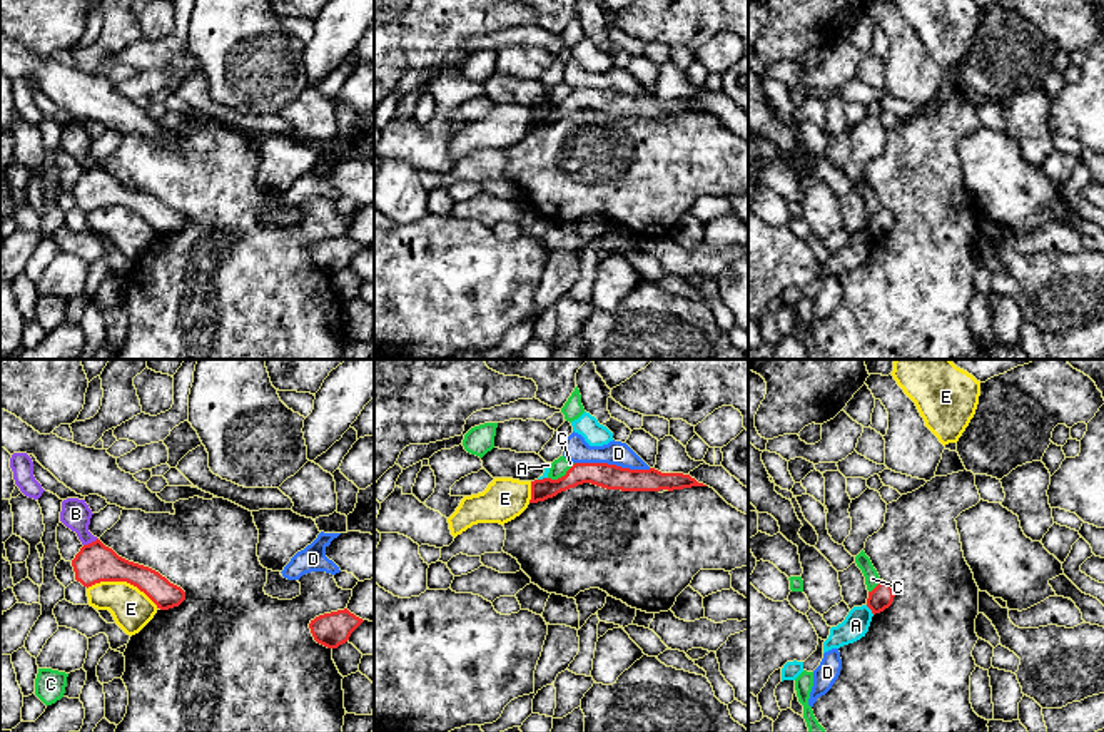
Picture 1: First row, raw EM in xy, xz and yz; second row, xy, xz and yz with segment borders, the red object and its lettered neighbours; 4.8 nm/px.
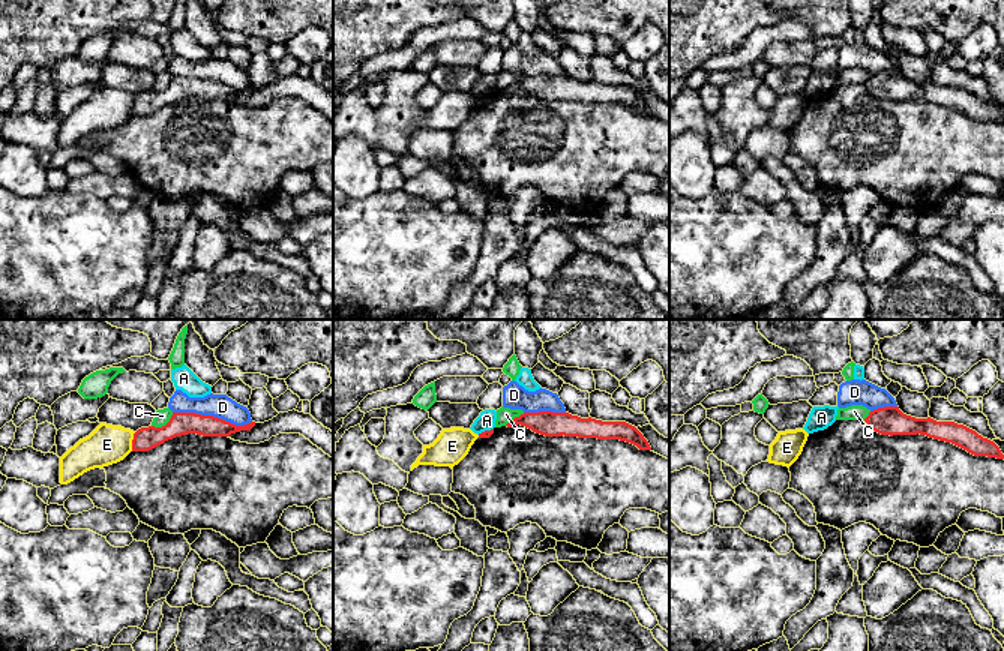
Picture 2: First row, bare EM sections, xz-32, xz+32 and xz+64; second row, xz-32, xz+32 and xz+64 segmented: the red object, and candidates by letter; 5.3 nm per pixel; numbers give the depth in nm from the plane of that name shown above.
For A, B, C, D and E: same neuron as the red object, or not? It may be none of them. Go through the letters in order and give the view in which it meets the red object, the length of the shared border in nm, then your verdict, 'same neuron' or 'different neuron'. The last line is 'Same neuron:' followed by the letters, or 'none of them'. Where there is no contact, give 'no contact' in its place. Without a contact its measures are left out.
A: yz | 60 nm | different neuron
B: xy | 80 nm | different neuron
C: xz | 150 nm | different neuron
D: xz | 360 nm | different neuron
E: xy | 360 nm | different neuron
Same neuron: none of them

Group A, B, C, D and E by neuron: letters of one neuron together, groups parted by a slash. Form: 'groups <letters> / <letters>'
groups A / B / C / D / E

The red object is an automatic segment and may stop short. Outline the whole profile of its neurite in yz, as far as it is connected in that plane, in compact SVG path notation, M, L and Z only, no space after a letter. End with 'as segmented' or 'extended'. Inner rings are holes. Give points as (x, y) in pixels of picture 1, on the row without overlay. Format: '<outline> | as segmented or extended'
M880 206L879 211L872 217L869 217L867 232L874 241L880 239L892 231L894 222L895 221L892 211Z | as segmented

